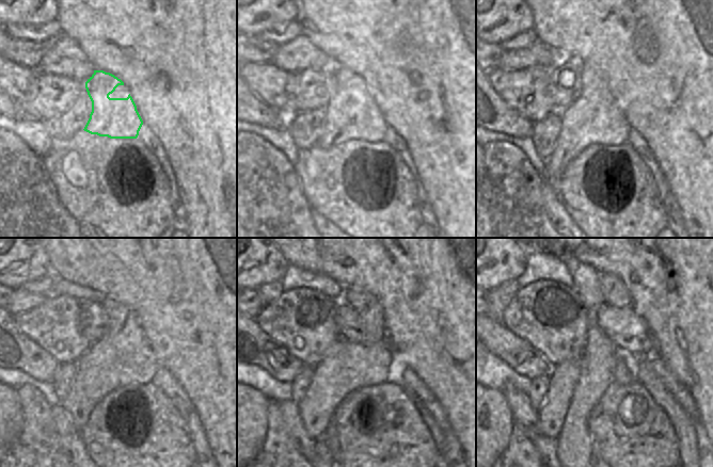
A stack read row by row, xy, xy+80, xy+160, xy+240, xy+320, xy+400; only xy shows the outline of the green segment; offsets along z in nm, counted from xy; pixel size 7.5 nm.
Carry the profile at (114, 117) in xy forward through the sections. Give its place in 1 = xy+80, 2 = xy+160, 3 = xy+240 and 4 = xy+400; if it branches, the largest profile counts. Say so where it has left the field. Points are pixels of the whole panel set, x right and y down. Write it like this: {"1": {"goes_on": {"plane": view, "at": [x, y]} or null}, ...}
{"1": {"goes_on": {"plane": "xy+80", "at": [346, 118]}}, "2": {"goes_on": {"plane": "xy+160", "at": [587, 122]}}, "3": {"goes_on": {"plane": "xy+240", "at": [111, 363]}}, "4": {"goes_on": {"plane": "xy+400", "at": [564, 377]}}}

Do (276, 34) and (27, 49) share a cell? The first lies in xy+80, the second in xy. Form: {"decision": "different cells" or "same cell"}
{"decision": "different cells"}

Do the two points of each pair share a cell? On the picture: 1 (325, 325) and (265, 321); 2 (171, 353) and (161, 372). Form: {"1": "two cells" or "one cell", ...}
{"1": "one cell", "2": "two cells"}

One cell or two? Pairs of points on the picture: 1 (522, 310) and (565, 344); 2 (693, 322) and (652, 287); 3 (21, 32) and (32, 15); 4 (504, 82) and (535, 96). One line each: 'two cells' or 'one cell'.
1: one cell
2: one cell
3: two cells
4: one cell

